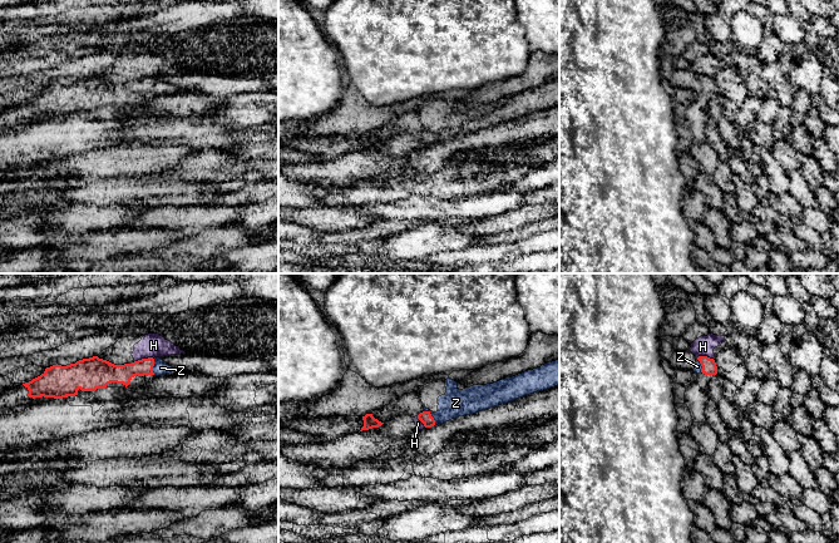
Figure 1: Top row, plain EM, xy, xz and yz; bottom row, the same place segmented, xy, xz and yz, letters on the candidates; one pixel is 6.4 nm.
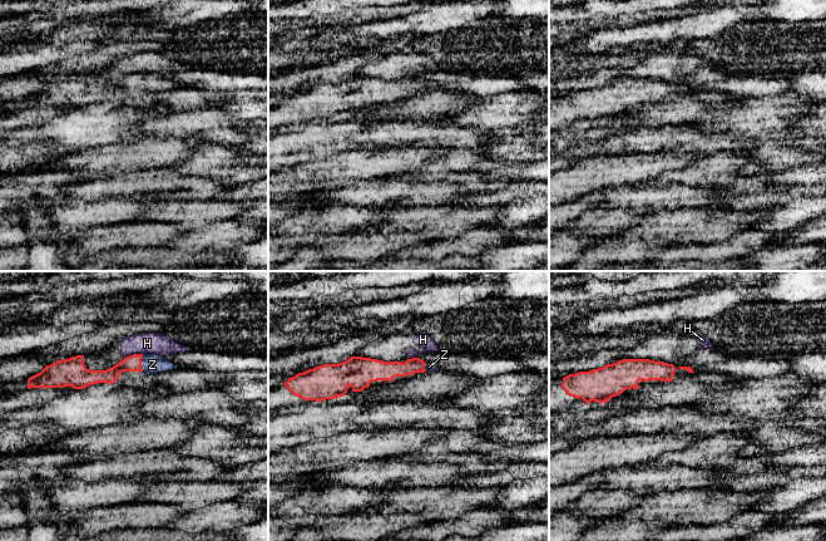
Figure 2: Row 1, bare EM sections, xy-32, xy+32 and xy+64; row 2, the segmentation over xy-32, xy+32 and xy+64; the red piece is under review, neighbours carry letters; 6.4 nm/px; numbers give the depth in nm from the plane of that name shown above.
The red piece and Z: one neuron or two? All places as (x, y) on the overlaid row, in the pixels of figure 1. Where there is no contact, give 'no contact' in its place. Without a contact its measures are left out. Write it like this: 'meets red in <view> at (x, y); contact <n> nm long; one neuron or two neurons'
meets red in xz at (432, 416); contact 120 nm long; one neuron

